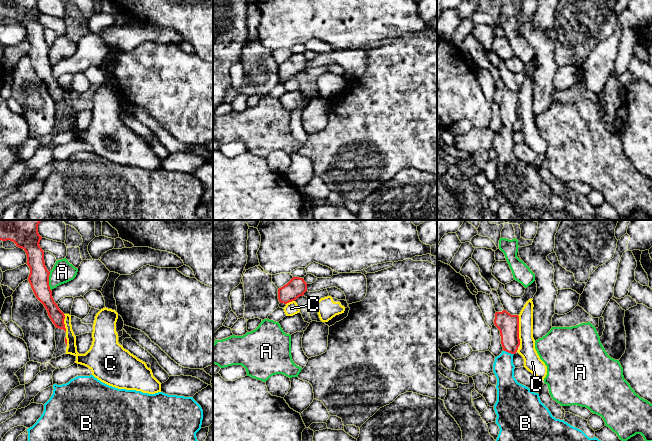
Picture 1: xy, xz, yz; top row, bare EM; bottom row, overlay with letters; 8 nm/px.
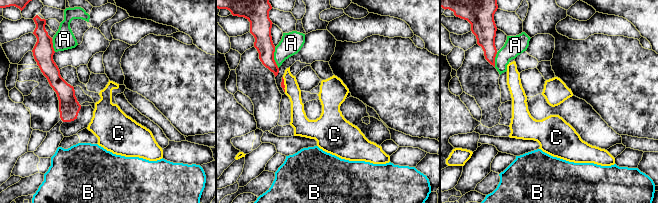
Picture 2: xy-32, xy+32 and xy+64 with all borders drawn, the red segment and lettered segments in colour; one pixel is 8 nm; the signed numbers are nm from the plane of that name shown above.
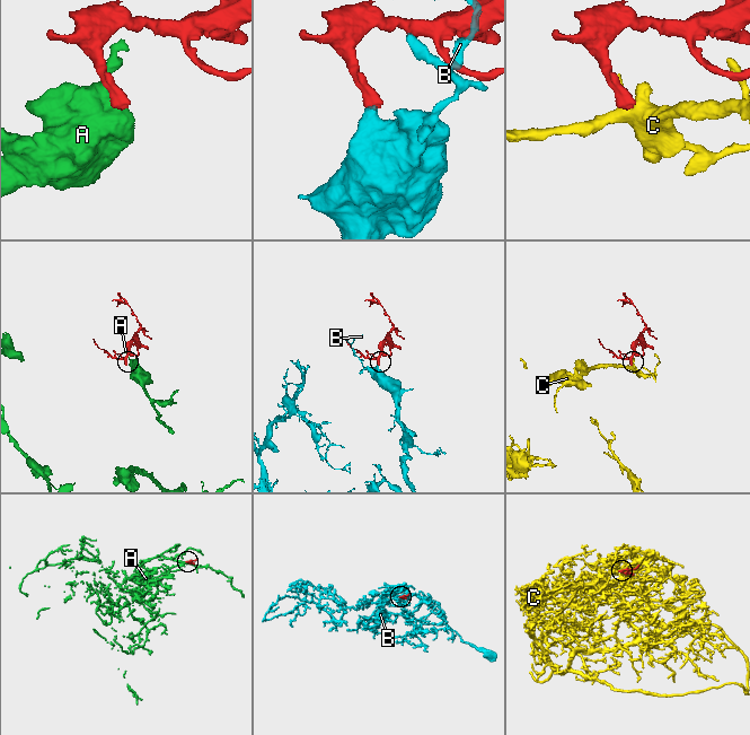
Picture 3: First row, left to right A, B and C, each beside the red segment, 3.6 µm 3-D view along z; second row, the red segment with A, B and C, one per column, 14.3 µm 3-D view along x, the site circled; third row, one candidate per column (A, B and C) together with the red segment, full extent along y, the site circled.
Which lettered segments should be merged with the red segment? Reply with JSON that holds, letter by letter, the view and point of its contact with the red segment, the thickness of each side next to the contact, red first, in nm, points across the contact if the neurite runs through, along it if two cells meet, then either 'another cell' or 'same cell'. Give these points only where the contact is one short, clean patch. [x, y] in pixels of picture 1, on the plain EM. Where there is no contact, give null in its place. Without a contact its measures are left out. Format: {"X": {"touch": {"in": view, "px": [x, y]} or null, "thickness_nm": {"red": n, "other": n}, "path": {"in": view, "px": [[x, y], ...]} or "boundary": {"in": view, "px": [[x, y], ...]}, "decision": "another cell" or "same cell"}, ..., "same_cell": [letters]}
{"A": {"touch": {"in": "xy", "px": [48, 57]}, "thickness_nm": {"red": 160, "other": 170}, "boundary": {"in": "xy", "px": [[49, 48], [49, 63], [51, 65]]}, "decision": "another cell"}, "B": {"touch": {"in": "yz", "px": [509, 128]}, "thickness_nm": {"red": 170, "other": 170}, "path": {"in": "yz", "px": [[508, 101], [509, 128], [503, 143]]}, "decision": "same cell"}, "C": {"touch": {"in": "yz", "px": [518, 106]}, "thickness_nm": {"red": 170, "other": 130}, "boundary": {"in": "yz", "px": [[517, 91], [520, 120]]}, "decision": "another cell"}, "same_cell": ["B"]}

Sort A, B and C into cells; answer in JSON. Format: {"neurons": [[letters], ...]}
{"neurons": [["A"], ["B"], ["C"]]}

